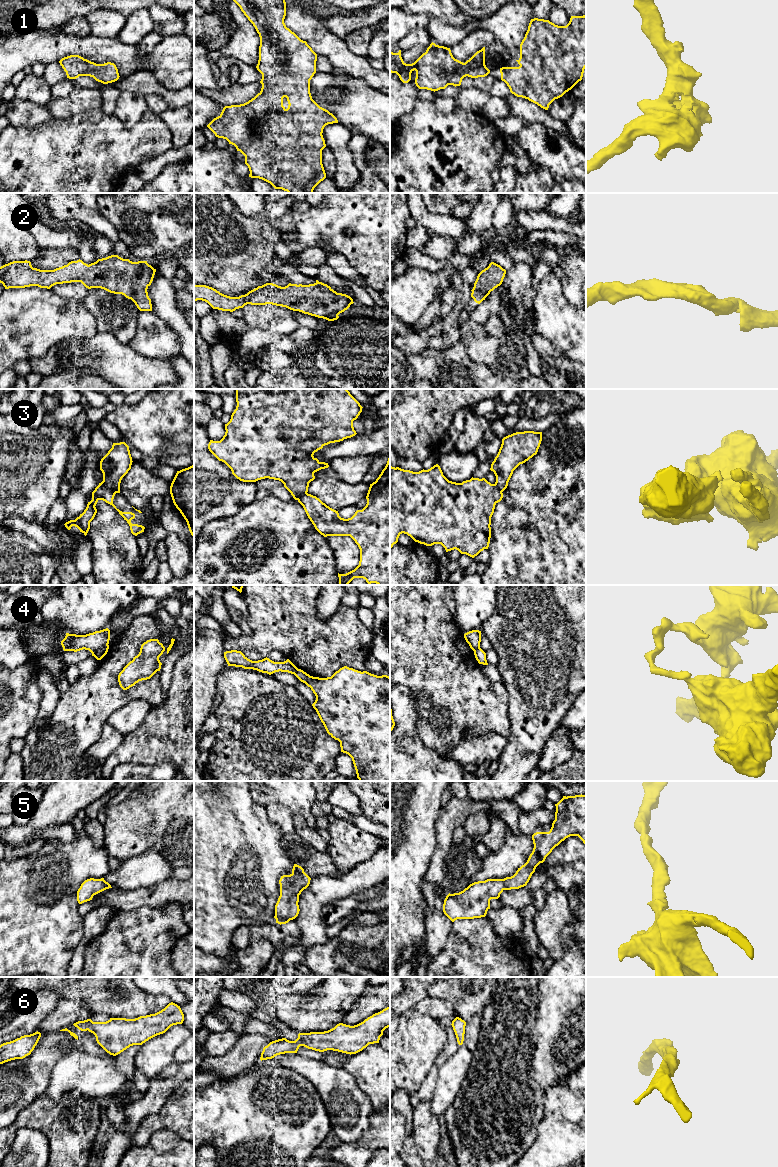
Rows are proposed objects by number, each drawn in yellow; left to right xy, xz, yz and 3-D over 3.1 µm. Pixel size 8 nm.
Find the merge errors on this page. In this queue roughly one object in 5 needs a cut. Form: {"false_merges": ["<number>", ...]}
{"false_merges": ["3", "4"]}

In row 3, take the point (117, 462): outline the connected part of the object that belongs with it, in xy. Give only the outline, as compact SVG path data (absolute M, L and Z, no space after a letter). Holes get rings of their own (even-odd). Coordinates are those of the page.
M125 442L113 443L112 448L100 461L100 470L103 473L101 483L120 493L121 480L131 469L132 462L129 446Z

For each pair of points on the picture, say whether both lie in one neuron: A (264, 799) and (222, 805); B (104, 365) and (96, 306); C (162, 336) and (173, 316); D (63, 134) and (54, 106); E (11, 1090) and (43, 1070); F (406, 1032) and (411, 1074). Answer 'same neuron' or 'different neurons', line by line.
A: different neurons
B: different neurons
C: different neurons
D: different neurons
E: same neuron
F: same neuron

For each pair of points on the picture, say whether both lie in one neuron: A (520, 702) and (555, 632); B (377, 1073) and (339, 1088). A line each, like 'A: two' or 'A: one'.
A: one
B: two

